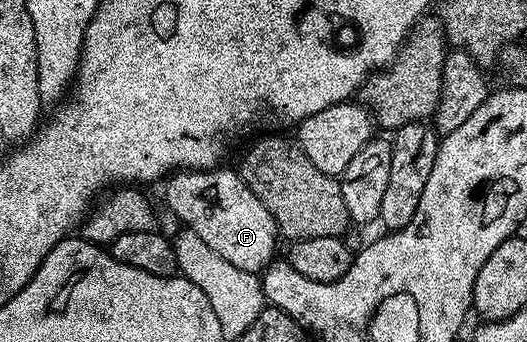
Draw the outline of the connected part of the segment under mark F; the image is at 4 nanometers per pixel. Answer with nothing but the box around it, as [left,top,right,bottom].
[166,169,277,274]

